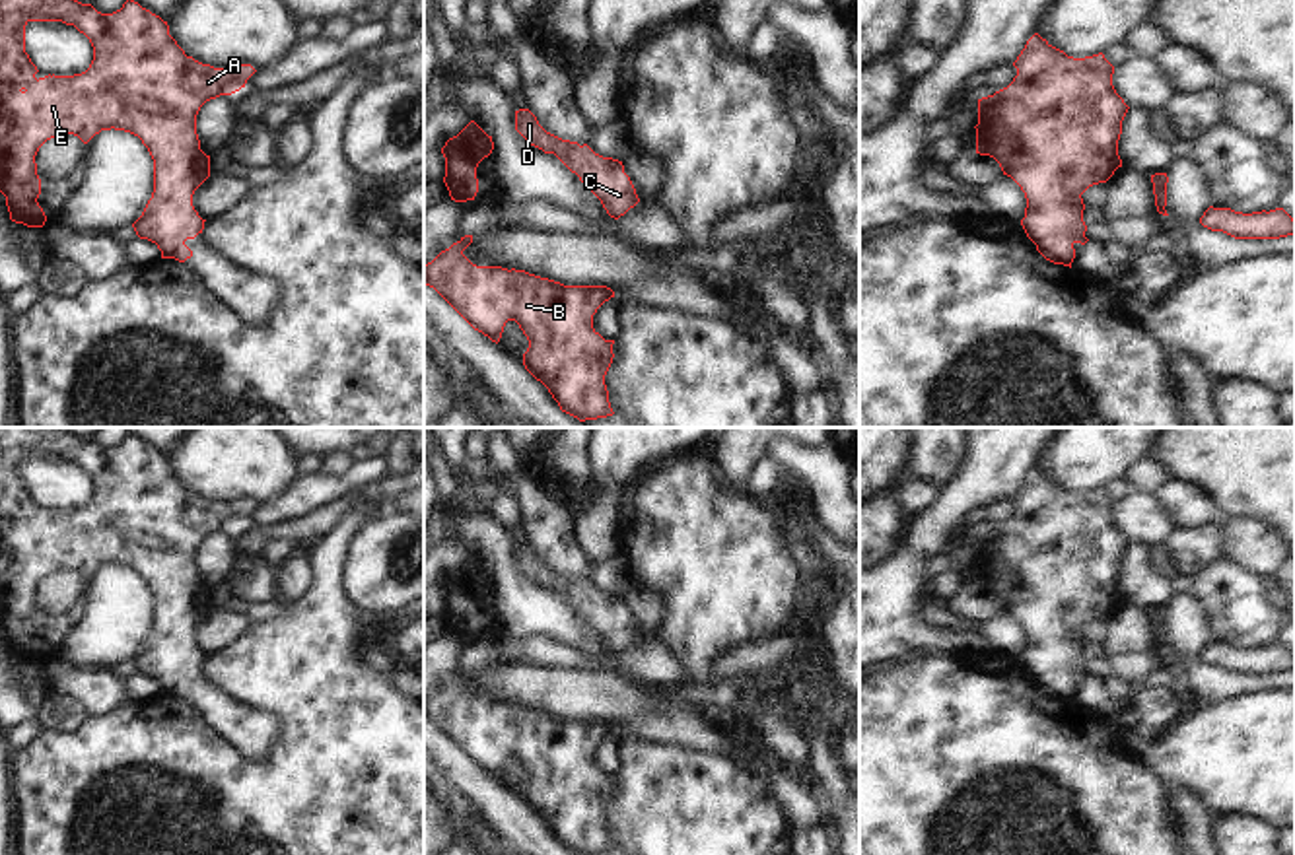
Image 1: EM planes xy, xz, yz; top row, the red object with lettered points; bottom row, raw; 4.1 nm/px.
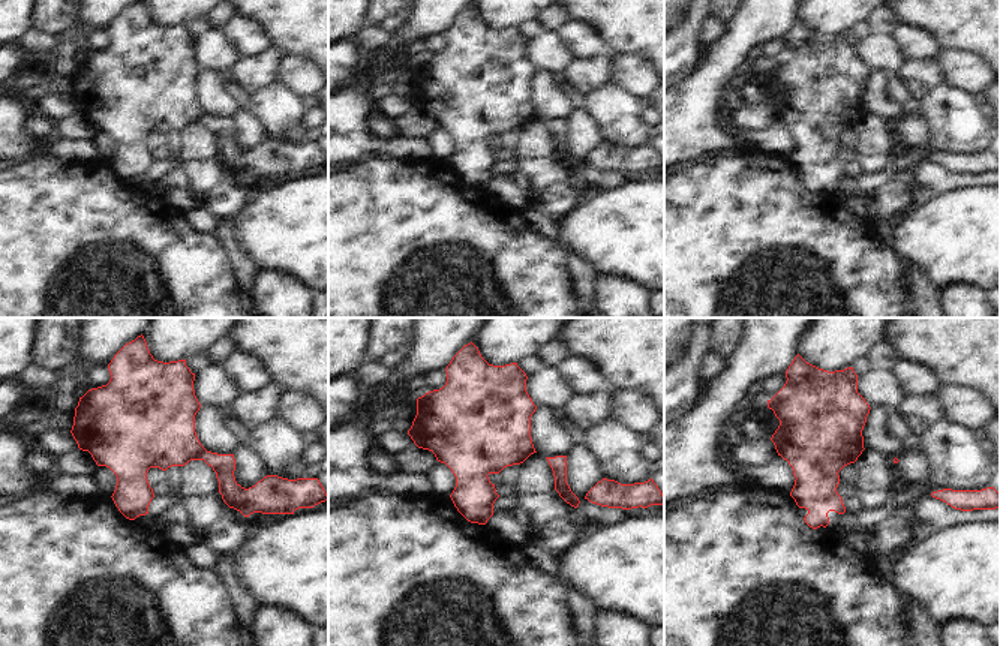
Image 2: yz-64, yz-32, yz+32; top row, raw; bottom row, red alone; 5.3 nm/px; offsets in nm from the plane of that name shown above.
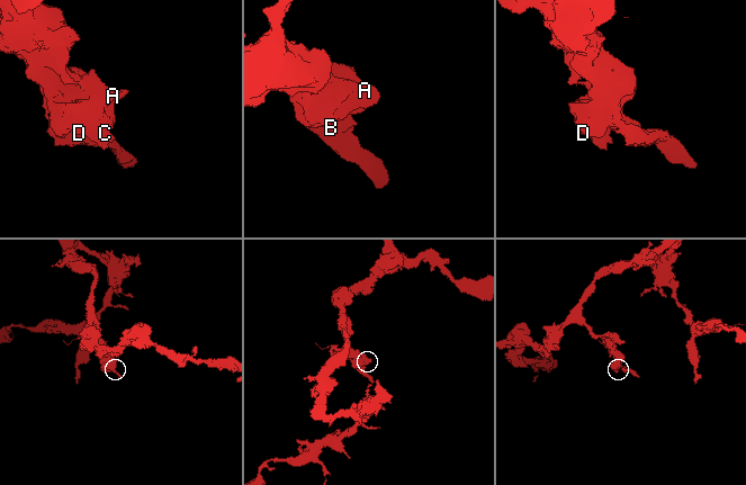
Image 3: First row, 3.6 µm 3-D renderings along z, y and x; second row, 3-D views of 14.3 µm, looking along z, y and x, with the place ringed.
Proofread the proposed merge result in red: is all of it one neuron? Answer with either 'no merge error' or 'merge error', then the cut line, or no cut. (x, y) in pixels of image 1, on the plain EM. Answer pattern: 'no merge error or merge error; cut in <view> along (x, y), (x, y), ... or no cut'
no merge error; no cut

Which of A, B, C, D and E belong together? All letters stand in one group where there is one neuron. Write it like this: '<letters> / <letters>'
A B C D E

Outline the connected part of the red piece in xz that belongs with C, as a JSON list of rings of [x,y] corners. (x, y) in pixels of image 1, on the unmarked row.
[[[529,544],[515,546],[515,565],[544,589],[554,589],[601,635],[614,655],[634,643],[640,633],[618,595],[595,589],[587,579],[562,575],[546,567]]]

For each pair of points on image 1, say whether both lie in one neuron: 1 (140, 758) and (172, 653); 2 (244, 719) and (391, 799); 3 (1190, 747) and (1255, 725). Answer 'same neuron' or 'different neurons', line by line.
1: different neurons
2: different neurons
3: same neuron

